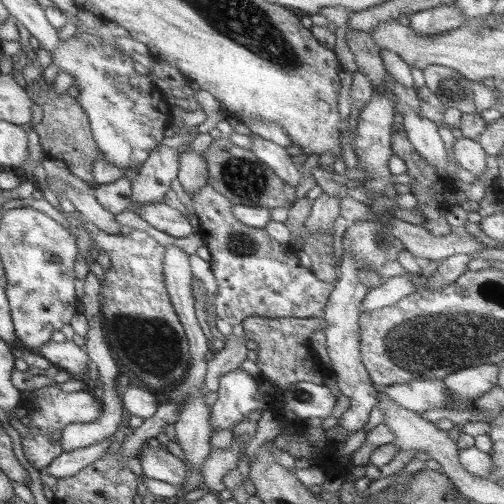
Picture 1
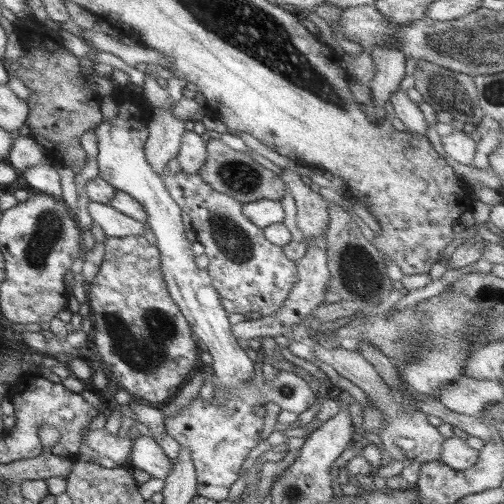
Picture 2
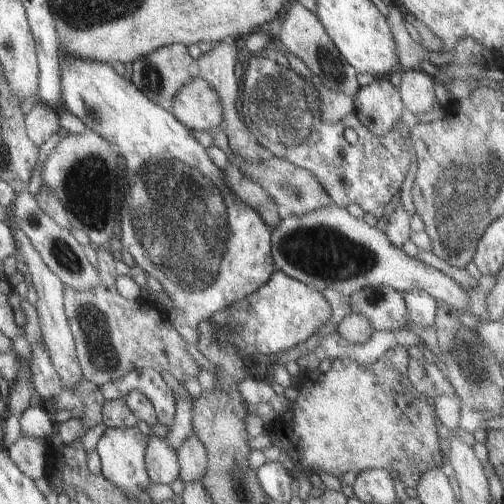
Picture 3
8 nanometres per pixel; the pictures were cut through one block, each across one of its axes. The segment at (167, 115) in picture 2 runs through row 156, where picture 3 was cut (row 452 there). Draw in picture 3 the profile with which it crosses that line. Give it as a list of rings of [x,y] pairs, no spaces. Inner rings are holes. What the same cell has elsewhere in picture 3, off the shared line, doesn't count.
[[[149,436],[145,448],[145,472],[151,484],[171,486],[179,478],[177,452],[165,442],[165,438]]]

